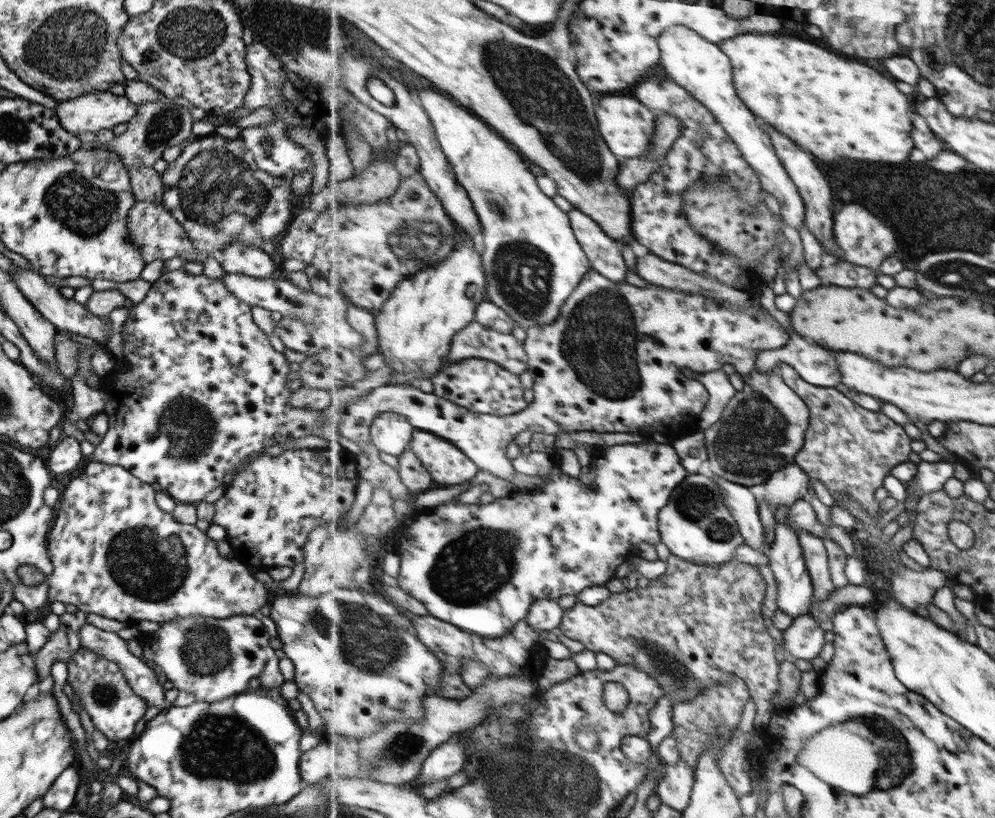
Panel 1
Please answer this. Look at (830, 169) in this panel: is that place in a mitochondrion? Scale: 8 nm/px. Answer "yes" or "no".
no

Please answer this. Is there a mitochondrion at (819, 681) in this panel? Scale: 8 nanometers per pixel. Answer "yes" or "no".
no

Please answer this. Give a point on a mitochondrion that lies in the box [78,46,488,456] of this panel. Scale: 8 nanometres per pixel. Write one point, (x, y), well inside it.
(218, 188)

